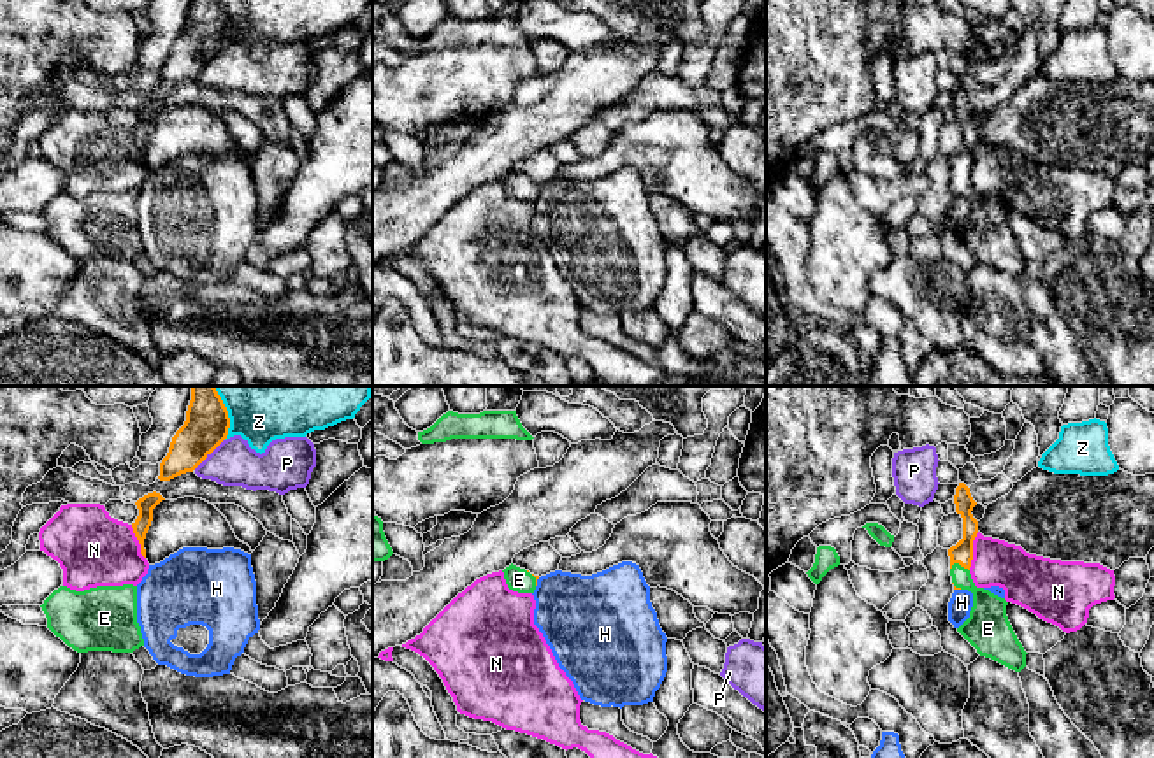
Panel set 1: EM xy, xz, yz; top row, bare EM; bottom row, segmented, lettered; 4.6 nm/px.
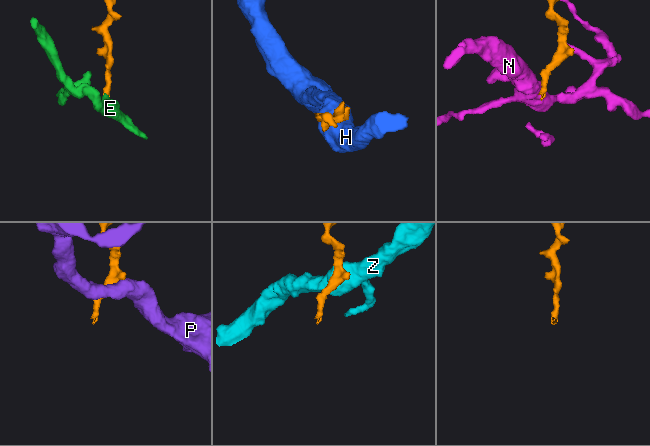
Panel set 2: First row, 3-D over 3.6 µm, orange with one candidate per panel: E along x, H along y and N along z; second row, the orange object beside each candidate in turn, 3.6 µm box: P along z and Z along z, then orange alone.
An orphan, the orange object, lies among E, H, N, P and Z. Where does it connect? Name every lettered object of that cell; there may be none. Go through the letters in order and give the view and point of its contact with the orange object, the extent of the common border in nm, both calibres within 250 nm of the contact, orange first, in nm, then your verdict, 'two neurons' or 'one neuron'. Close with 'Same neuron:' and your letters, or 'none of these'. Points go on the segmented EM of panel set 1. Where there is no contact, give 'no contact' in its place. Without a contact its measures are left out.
E: contact yz (959, 564); length 90 nm; calibres 100 and 150 nm; one neuron
H: contact xz (536, 583); length 50 nm; calibres 20 and 380 nm; two neurons
N: contact yz (972, 551); length 180 nm; calibres 100 and 220 nm; two neurons
P: contact xy (208, 453); length 200 nm; calibres 200 and 200 nm; two neurons
Z: contact xy (227, 413); length 260 nm; calibres 200 and 480 nm; two neurons
Same neuron: E

